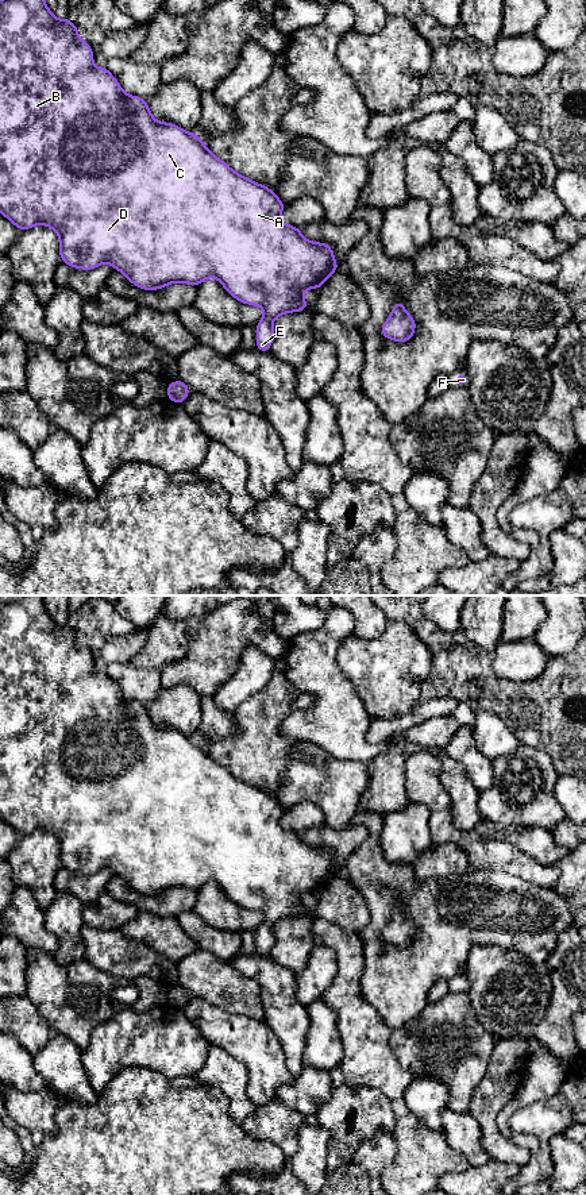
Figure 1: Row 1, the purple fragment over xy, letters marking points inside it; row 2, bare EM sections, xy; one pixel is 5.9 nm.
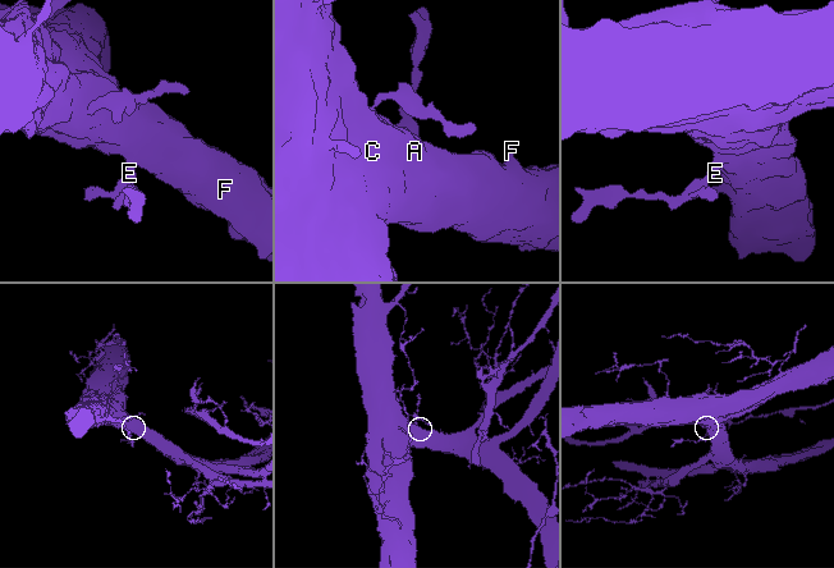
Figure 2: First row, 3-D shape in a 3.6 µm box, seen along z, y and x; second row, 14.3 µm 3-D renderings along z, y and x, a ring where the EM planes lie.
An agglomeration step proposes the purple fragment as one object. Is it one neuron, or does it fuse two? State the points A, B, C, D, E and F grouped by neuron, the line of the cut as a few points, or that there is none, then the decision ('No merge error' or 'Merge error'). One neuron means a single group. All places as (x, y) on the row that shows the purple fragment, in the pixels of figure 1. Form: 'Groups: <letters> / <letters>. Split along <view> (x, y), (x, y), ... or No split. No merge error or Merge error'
Groups: A B C D E F. No split. No merge error

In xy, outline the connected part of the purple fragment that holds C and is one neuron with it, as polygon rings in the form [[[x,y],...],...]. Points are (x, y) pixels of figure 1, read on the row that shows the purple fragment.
[[[0,0],[0,213],[18,230],[28,230],[36,224],[53,228],[59,235],[59,254],[63,263],[92,270],[108,262],[140,289],[155,290],[174,282],[197,286],[208,277],[217,278],[240,302],[263,308],[265,315],[257,324],[257,348],[269,352],[274,340],[273,320],[279,315],[307,309],[309,305],[302,292],[312,288],[320,289],[325,280],[339,270],[331,246],[309,242],[301,235],[301,230],[282,223],[281,212],[285,204],[277,194],[234,171],[215,157],[194,132],[186,132],[171,123],[157,122],[147,101],[124,93],[105,66],[93,66],[92,53],[93,49],[78,38],[74,23],[68,18],[57,19],[45,0]]]

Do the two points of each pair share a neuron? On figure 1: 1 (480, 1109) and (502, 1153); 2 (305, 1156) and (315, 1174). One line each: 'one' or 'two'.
1: one
2: one

